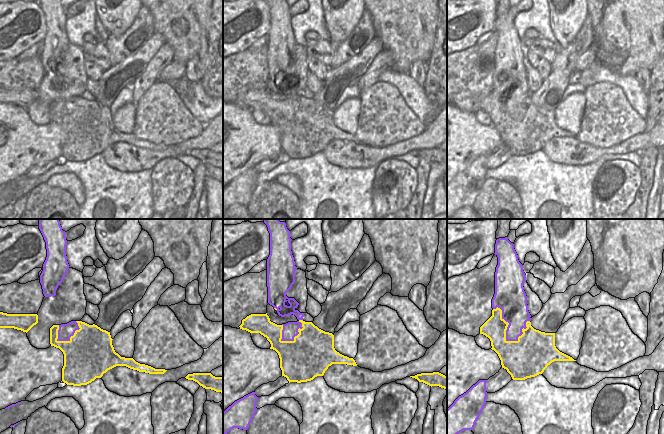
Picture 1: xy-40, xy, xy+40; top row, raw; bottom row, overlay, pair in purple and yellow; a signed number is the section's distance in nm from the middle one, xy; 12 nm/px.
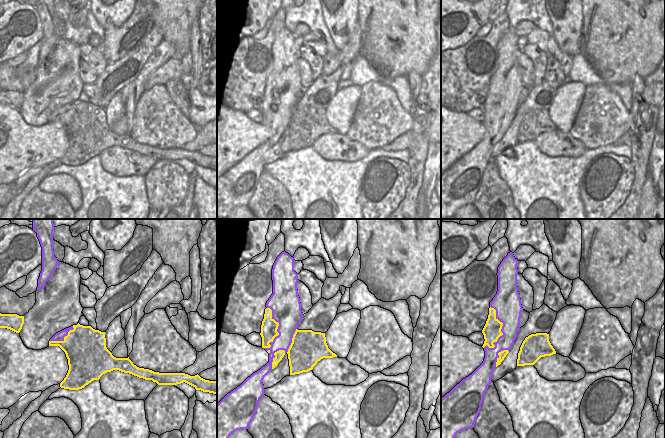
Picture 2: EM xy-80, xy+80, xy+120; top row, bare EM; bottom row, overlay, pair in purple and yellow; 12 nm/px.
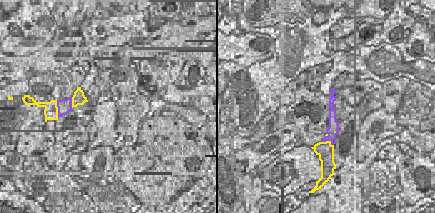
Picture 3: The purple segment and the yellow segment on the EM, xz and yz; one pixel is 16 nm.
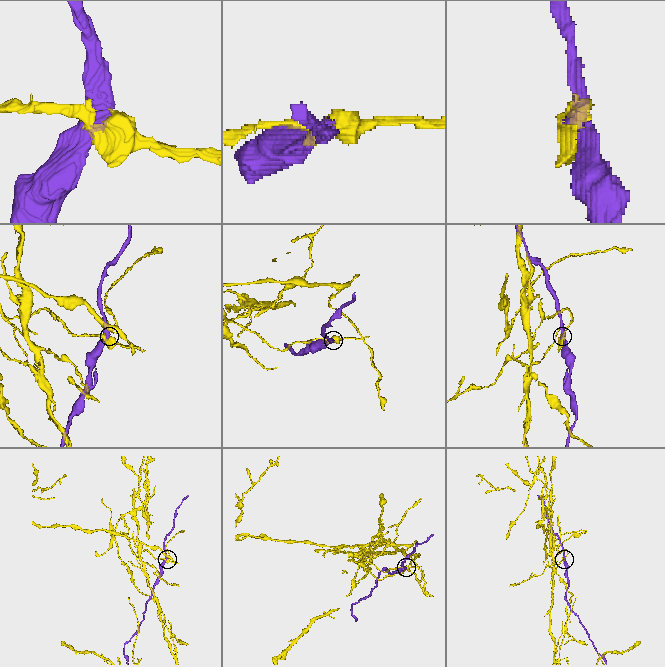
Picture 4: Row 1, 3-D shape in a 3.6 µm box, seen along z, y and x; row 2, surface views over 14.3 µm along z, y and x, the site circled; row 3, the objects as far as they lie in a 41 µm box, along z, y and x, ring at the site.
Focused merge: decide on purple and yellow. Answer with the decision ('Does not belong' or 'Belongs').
Does not belong

